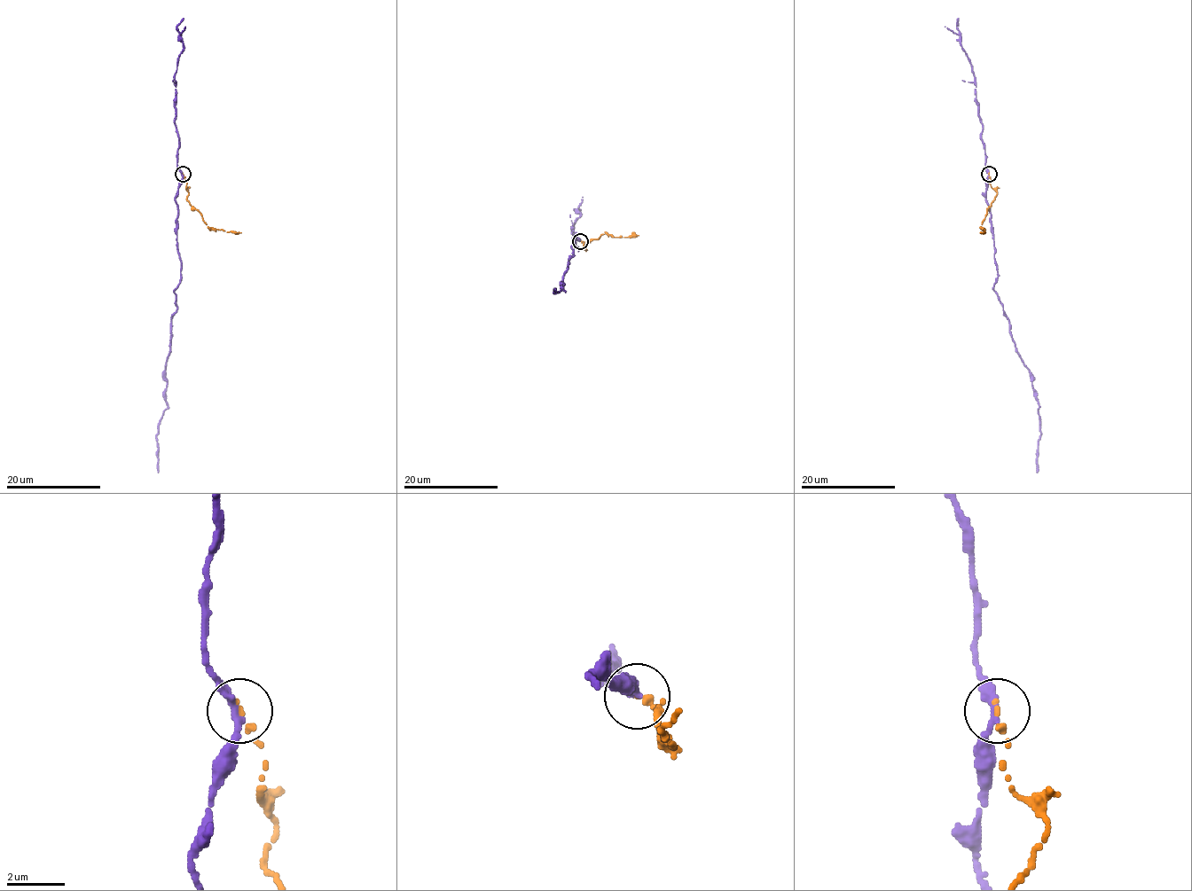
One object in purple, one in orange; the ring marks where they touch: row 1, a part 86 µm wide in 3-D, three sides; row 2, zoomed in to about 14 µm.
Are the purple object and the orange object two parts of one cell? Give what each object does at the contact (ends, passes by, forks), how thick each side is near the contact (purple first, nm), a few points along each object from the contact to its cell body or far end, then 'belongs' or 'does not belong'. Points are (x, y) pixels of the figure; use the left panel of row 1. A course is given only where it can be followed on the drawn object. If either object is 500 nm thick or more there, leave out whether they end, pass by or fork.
purple passes by; orange ends there; 280 nm thick on the purple side, 240 nm on the other; purple runs (183, 174), (176, 198), (181, 266), (166, 360), (167, 404), (156, 435), (158, 472); orange runs (183, 174), (187, 183), (187, 201), (201, 214), (207, 227), (241, 233); does not belong

